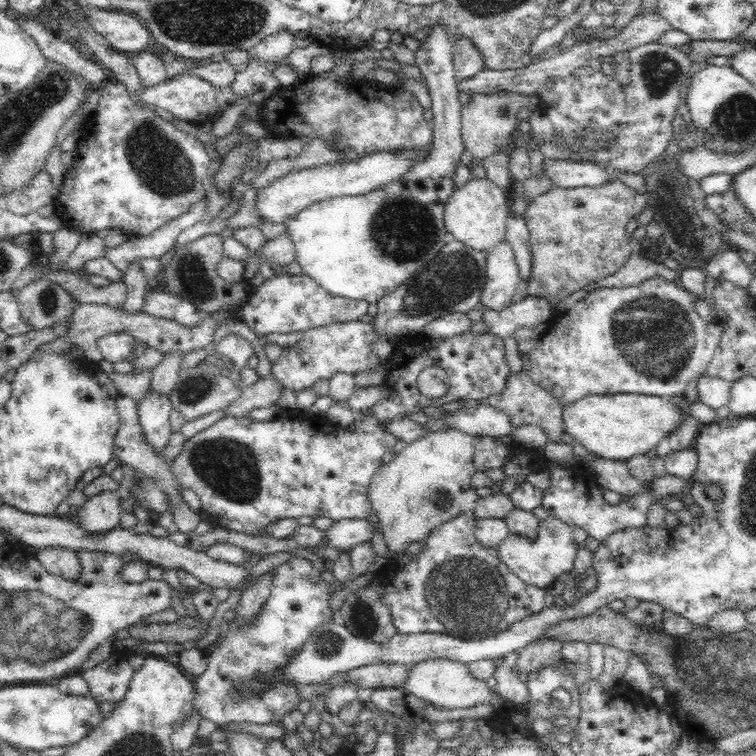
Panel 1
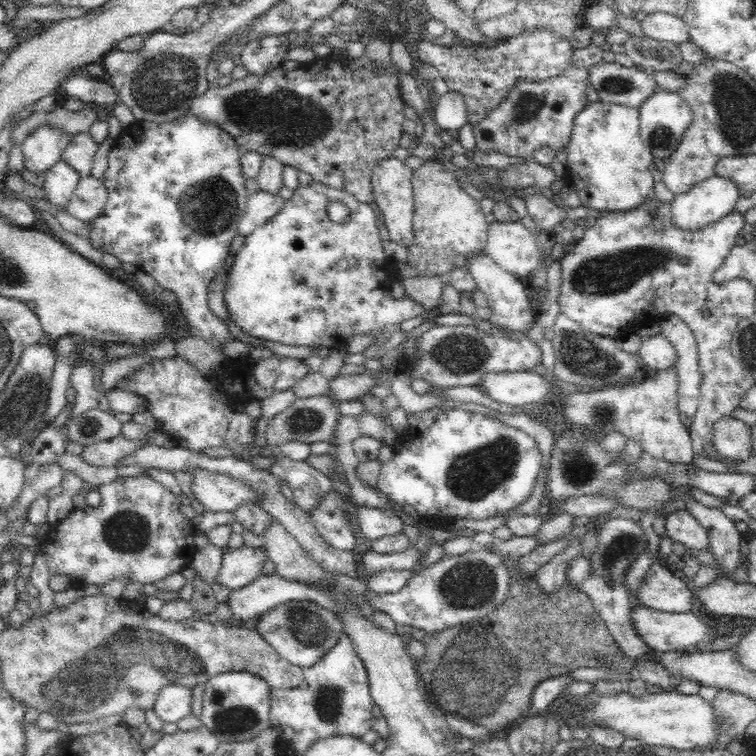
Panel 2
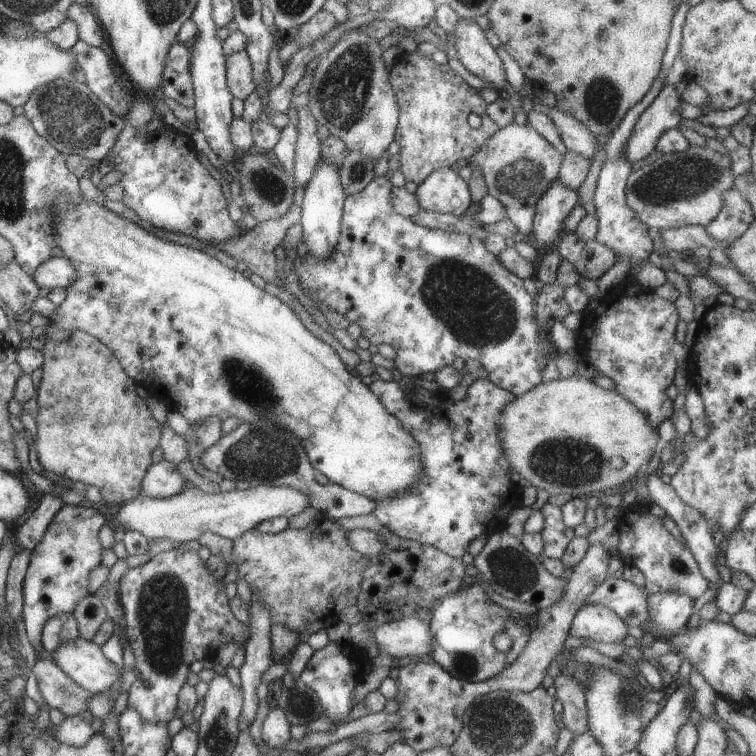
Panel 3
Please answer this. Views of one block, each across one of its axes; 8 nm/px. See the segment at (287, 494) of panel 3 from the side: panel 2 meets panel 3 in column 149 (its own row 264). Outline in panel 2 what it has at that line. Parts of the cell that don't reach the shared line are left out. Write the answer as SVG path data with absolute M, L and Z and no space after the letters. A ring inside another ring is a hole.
M519 222L489 224L485 252L502 271L526 278L541 265L537 238Z

